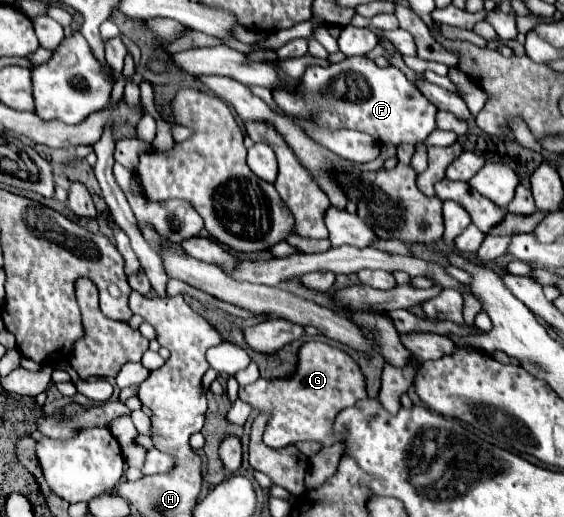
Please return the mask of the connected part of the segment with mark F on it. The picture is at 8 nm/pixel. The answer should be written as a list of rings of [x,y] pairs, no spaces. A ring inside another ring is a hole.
[[[352,56],[328,68],[310,66],[294,92],[274,92],[276,104],[298,118],[312,120],[326,128],[352,128],[374,136],[378,142],[392,144],[418,144],[436,130],[438,108],[394,66],[378,68],[364,56]],[[342,78],[346,96],[336,96],[332,90],[334,80]]]

